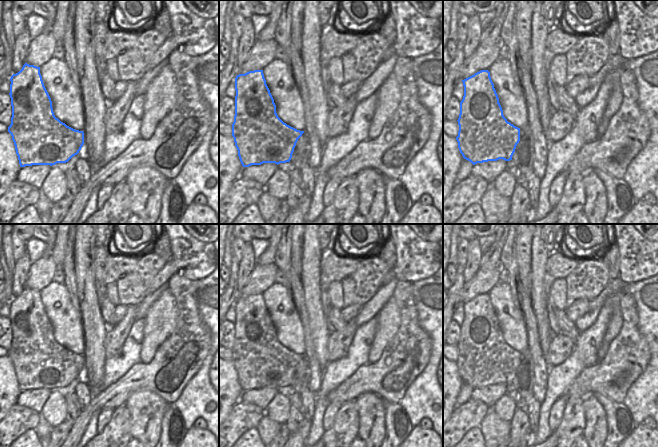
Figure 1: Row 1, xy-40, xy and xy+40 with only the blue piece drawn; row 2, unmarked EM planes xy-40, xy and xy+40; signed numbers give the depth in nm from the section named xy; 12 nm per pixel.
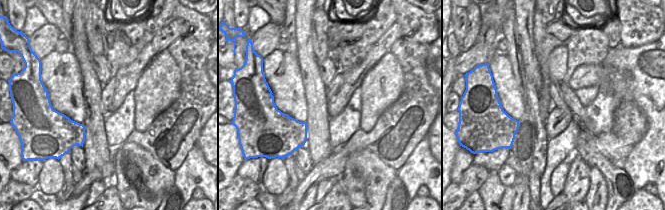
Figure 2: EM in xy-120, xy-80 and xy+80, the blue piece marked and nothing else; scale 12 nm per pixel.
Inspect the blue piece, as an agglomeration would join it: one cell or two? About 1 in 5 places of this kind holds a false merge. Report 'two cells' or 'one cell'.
two cells

